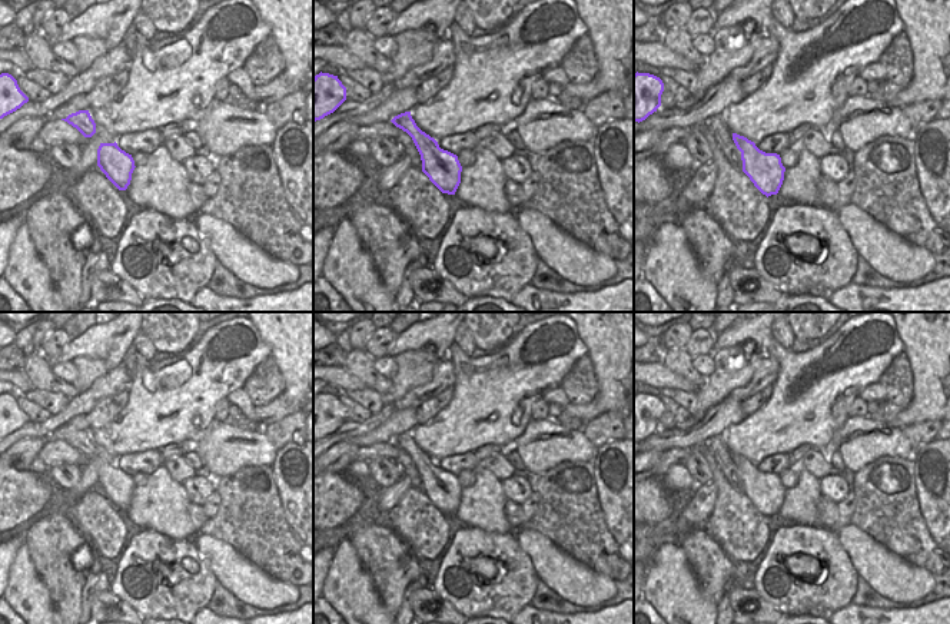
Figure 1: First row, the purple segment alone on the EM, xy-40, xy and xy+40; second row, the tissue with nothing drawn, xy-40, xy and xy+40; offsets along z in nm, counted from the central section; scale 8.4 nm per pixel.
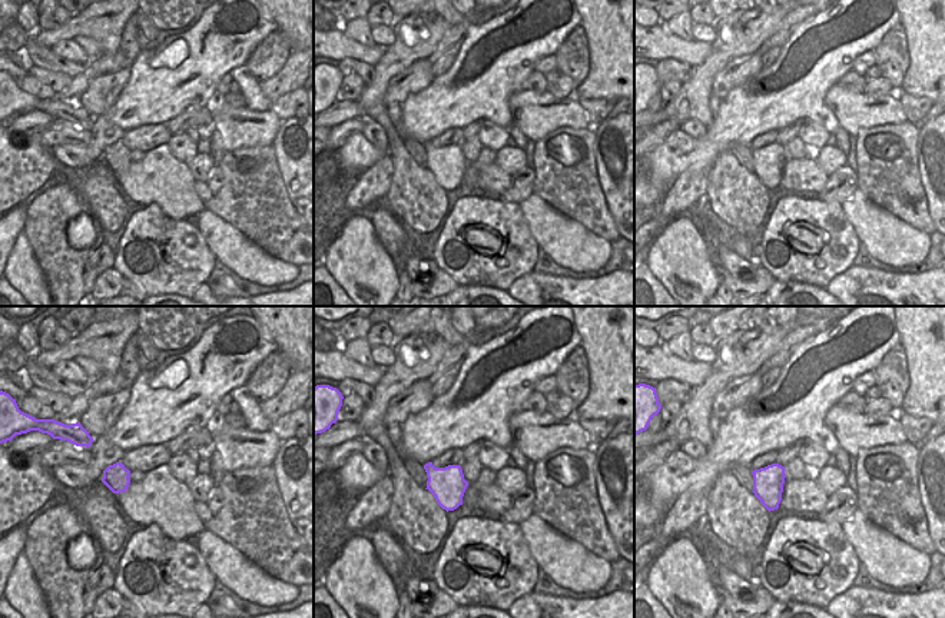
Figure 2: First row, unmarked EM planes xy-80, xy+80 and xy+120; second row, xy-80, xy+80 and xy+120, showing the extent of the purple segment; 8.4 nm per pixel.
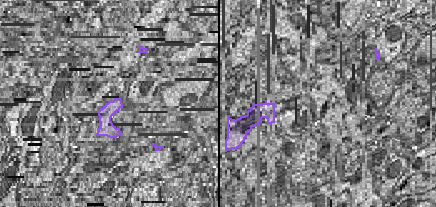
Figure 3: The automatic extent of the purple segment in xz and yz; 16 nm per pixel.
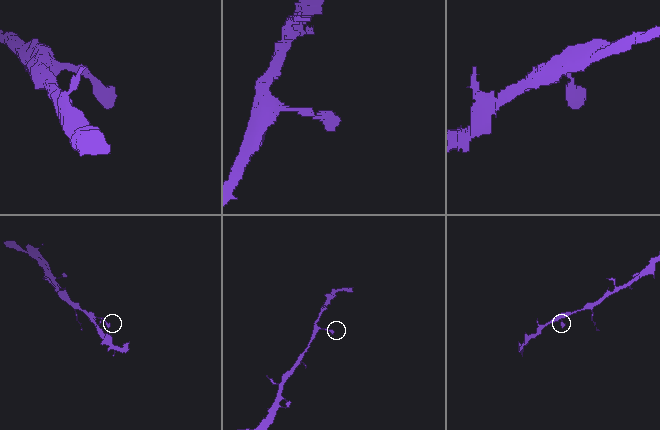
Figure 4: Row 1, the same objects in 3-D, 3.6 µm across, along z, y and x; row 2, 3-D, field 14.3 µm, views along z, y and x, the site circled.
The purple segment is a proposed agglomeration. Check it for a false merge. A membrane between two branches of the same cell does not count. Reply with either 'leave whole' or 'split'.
leave whole

